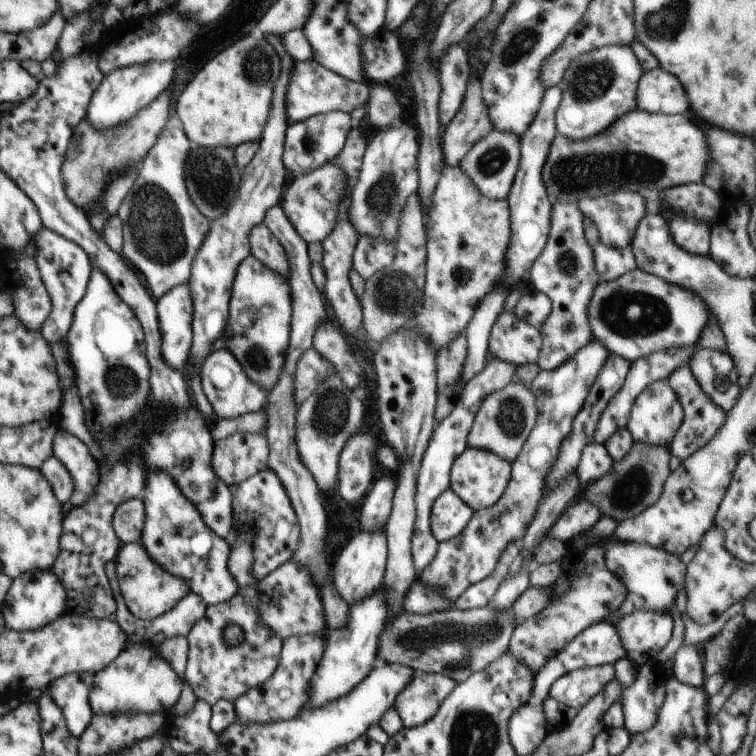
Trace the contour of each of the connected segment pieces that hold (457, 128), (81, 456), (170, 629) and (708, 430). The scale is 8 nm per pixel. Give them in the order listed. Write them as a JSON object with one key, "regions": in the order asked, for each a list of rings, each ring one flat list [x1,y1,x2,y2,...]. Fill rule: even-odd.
{"regions":[[[472,76,460,111,441,136,445,165,459,166,464,156,492,130,488,108,483,102,481,82]],[[59,426,55,435,53,456,63,463,74,479,74,492,70,499,72,507,86,505,94,497,102,481,97,460,91,456,83,442]],[[110,562,106,564,105,572,107,578,109,579,109,584,111,585,111,590,113,591,113,596,115,602,117,603,116,621,119,625,121,631,127,634,130,642,134,643,146,643,150,646,159,646,165,640,171,639,174,636,184,636,186,637,192,626,204,617,207,610,207,605,203,602,203,599,195,593,189,593,184,596,171,610,168,610,165,614,158,616,156,619,136,619,126,607,126,604,121,596,121,591,119,588,119,579,115,570,115,562]],[[688,367,677,369,667,382,676,394,677,400,683,409,683,422,679,430,674,434,674,439,668,444,671,456,676,456,680,461,686,460,694,452,702,449,720,431,724,425,727,414,700,389]]]}

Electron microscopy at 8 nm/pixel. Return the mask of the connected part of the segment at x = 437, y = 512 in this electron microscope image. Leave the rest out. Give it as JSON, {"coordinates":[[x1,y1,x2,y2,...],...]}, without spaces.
{"coordinates":[[447,489,432,506,431,532,436,541,456,539,471,522,474,512,451,489]]}

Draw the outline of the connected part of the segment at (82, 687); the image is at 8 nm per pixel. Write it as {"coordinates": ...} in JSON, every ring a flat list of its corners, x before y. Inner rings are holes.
{"coordinates":[[73,673,53,681,47,687,51,700,62,712,67,730,77,740,87,731,94,718,90,704,94,681,95,676,91,673]]}

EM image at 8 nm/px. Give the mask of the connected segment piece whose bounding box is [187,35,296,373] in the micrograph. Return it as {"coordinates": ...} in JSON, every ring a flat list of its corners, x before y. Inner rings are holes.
{"coordinates":[[282,35,274,36,273,48,282,60,283,72,275,83,271,112,262,134,259,148,252,161,242,170,241,180,234,200,226,214,211,222,208,233,201,243,191,265,191,274,187,284,191,291,193,307,193,340,187,357,187,364,194,373,200,373,204,360,211,354,214,342,227,332,229,301,238,266,250,253,249,235,255,225,263,223,267,211,281,202,282,188,286,182,286,168,283,164,283,145,288,122,285,116,285,95,289,84,289,75,296,61,292,61,281,46]]}

